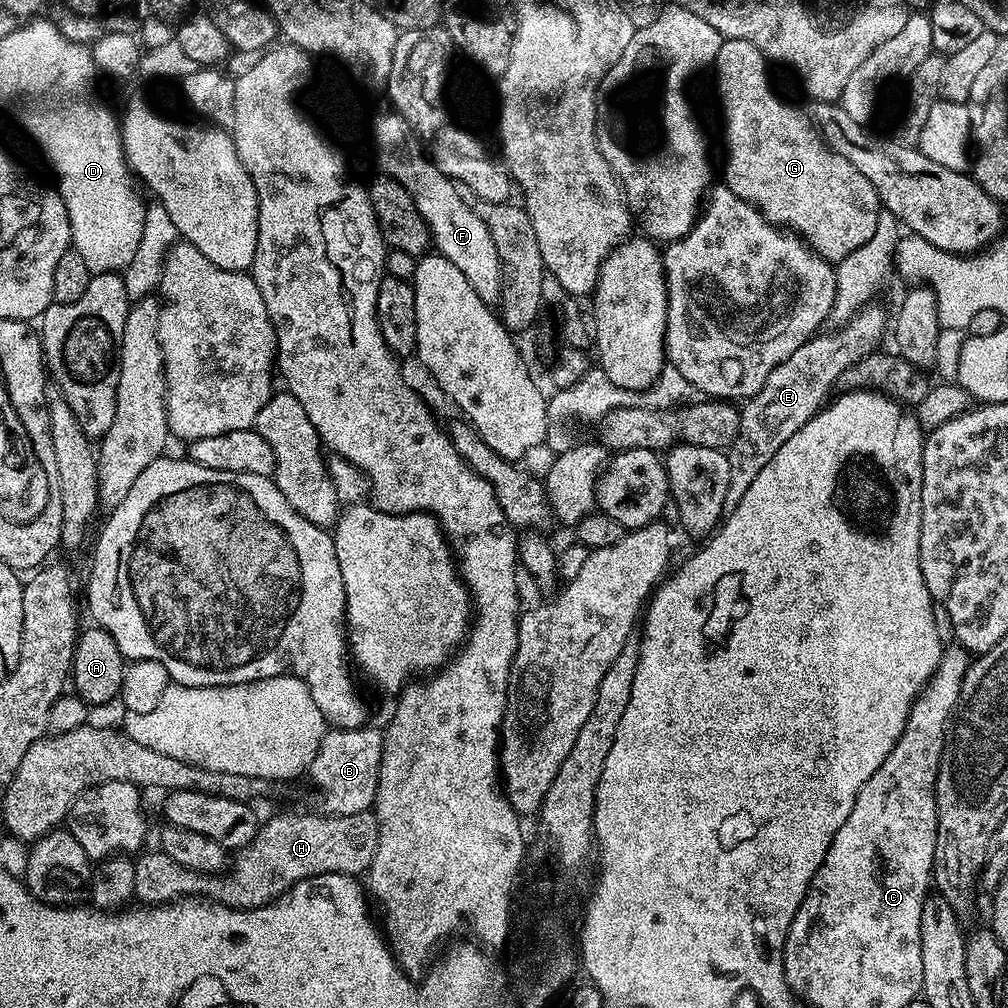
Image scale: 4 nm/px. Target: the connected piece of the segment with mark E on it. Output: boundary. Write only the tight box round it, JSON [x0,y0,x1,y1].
[725,306,890,513]

